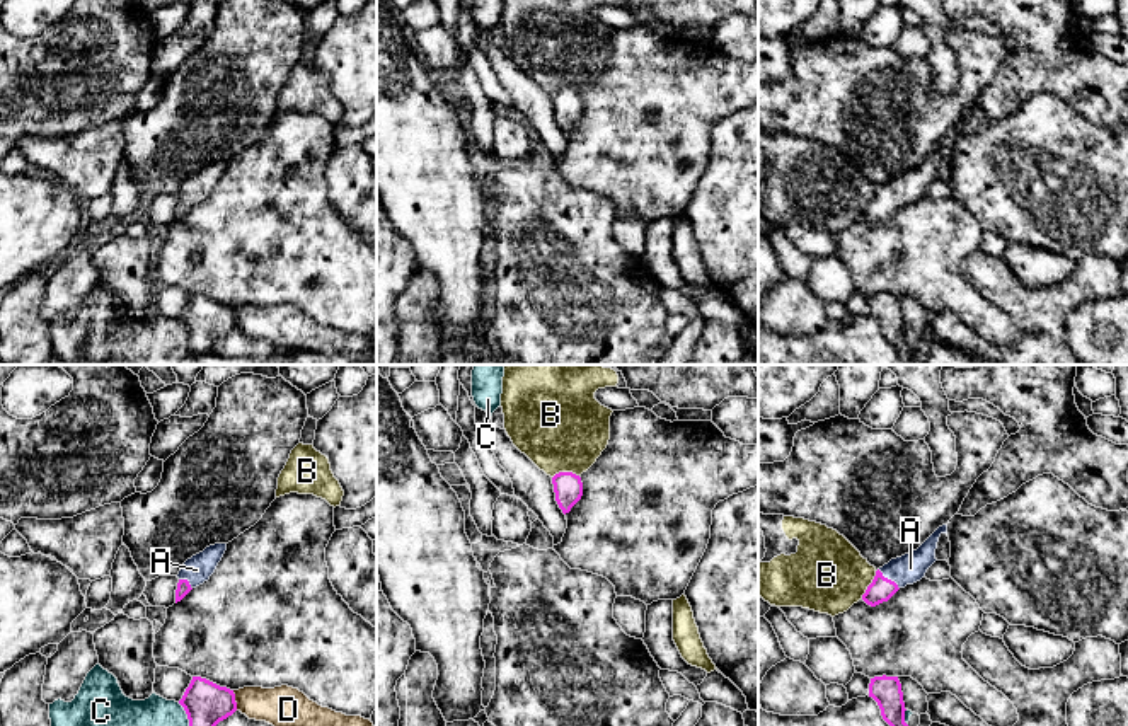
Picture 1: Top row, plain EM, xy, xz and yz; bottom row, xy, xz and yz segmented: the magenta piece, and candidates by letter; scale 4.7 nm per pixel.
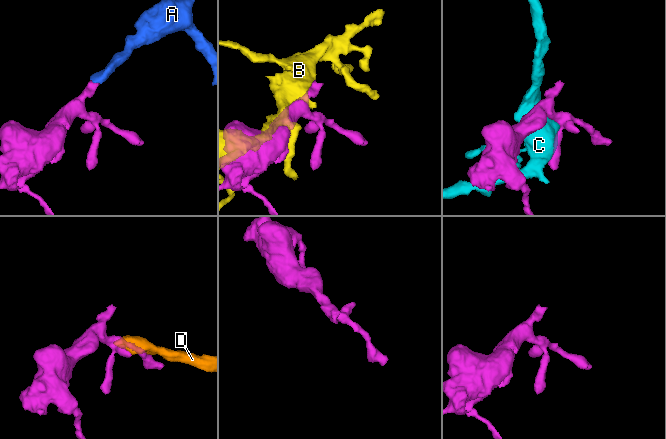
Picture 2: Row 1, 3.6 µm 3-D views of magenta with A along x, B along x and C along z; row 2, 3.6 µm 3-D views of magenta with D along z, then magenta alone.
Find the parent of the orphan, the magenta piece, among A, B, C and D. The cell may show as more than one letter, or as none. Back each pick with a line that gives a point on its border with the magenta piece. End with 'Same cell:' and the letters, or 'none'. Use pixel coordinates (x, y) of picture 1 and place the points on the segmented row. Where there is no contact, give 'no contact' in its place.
A: meets magenta in yz at (890, 580)
Same cell: A

